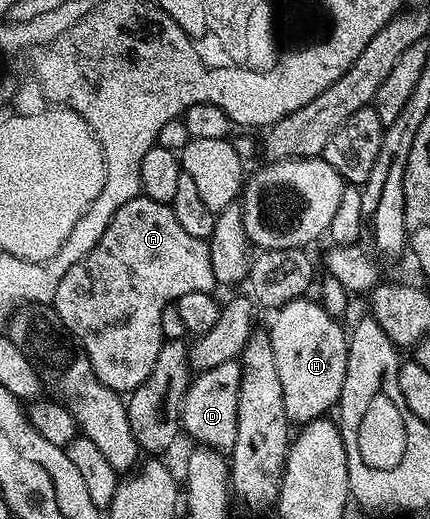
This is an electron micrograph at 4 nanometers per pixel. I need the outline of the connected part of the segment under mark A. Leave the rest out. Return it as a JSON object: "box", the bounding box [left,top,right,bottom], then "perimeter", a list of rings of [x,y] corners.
{"box":[52,194,215,393],"perimeter":[[[140,194],[128,201],[128,205],[116,209],[112,221],[108,221],[108,229],[104,229],[104,237],[96,241],[96,249],[64,273],[52,306],[69,334],[82,347],[99,381],[108,389],[129,393],[146,380],[152,353],[157,352],[164,342],[160,329],[163,309],[184,297],[184,293],[213,292],[215,287],[209,242],[187,233],[180,221],[176,221],[171,204],[152,201]]]}

